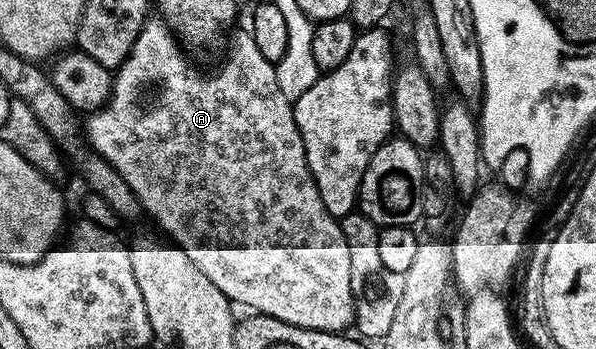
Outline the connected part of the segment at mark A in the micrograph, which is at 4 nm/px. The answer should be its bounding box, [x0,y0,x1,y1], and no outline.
[83,16,356,333]

